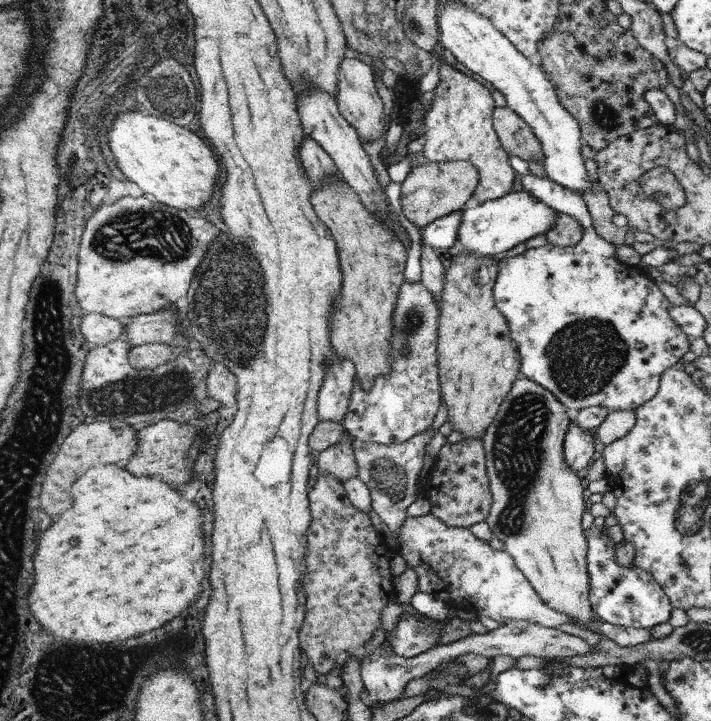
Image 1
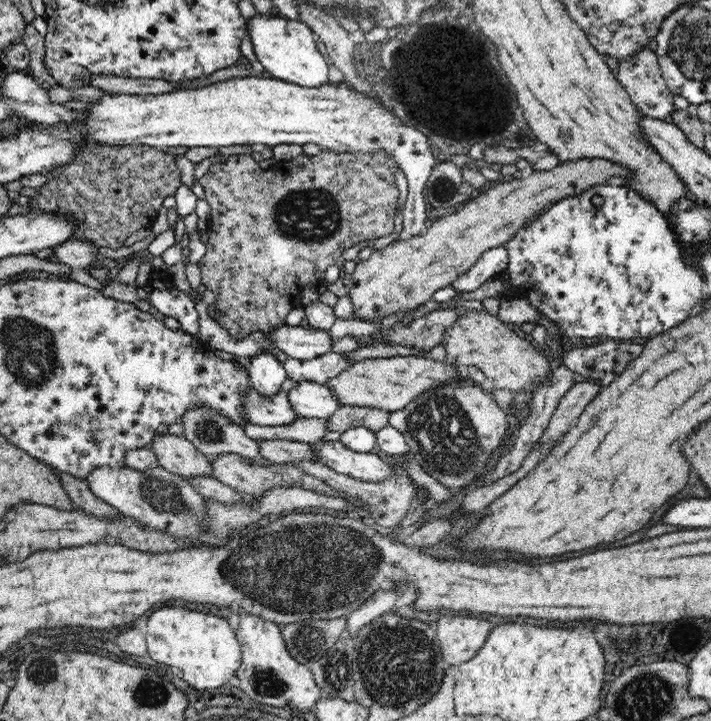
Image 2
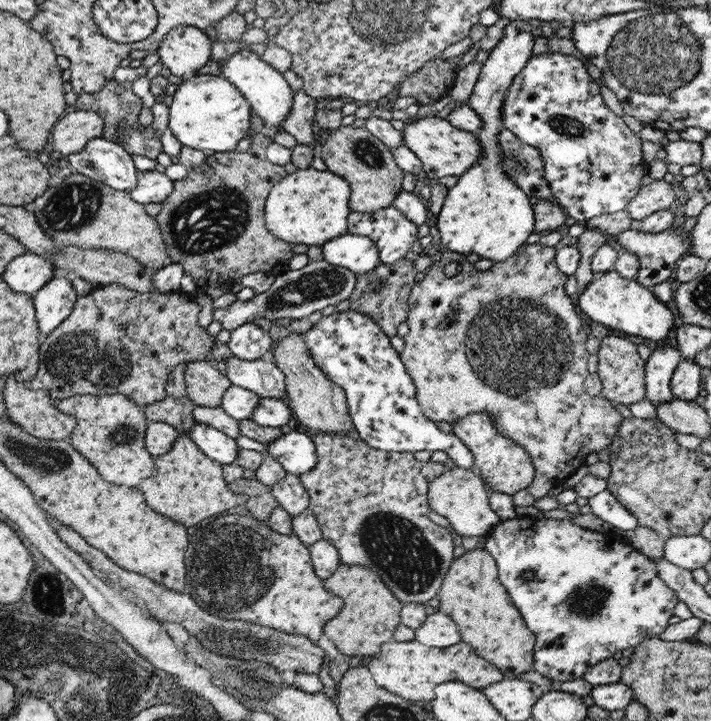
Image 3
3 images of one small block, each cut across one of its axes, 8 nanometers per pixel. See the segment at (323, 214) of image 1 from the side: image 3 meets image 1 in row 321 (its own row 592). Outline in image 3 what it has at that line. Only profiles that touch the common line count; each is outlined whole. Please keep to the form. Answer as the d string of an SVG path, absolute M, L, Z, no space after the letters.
M340 563L334 572L327 579L322 580L323 588L330 594L337 596L342 600L343 608L341 612L334 616L323 626L323 634L333 642L334 647L346 655L358 656L364 658L378 653L379 646L392 638L393 630L398 626L399 611L402 604L393 597L393 594L383 585L379 576L369 568L359 565L347 565Z

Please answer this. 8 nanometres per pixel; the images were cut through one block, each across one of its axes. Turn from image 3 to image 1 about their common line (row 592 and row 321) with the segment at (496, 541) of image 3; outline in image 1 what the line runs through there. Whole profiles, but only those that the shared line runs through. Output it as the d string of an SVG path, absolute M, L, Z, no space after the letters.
M531 175L517 176L516 186L527 194L531 194L539 202L547 204L553 211L570 213L582 229L581 239L573 247L551 246L551 244L547 243L541 247L526 249L523 254L513 256L513 258L503 258L496 264L497 275L492 289L493 302L495 302L495 308L499 310L499 314L505 318L507 328L509 328L509 336L514 348L517 350L519 375L535 382L539 387L545 388L567 410L581 411L588 407L601 406L607 412L617 410L634 411L639 406L643 406L645 402L649 402L657 394L661 374L667 368L673 367L676 362L689 356L688 339L682 330L679 330L679 326L671 320L669 312L667 312L669 306L672 305L665 300L665 296L659 292L659 288L653 284L653 280L645 274L645 271L641 271L637 267L629 267L615 260L615 247L607 244L603 238L599 238L595 230L593 230L591 218L581 195L575 194L575 192L567 188L562 188L548 178L537 178L537 176Z

